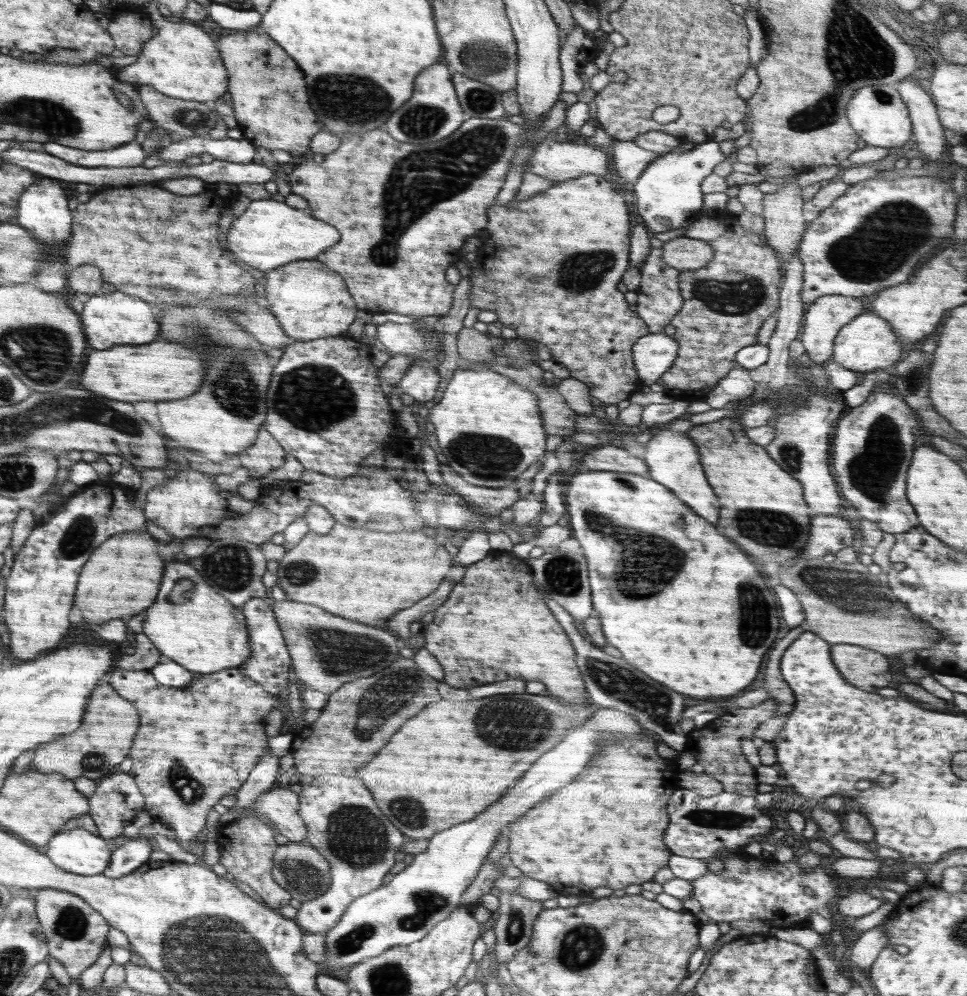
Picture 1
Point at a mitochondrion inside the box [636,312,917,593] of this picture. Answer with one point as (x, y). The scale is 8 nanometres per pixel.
(874, 469)

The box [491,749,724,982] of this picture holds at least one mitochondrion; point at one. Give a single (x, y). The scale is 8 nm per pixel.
(583, 946)

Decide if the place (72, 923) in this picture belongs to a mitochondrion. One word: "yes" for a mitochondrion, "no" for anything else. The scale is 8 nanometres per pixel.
yes

